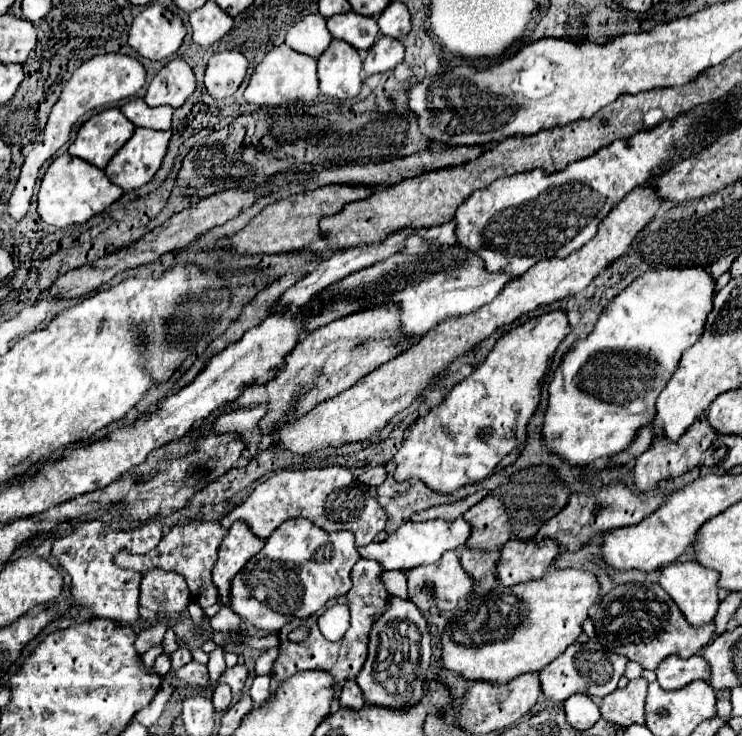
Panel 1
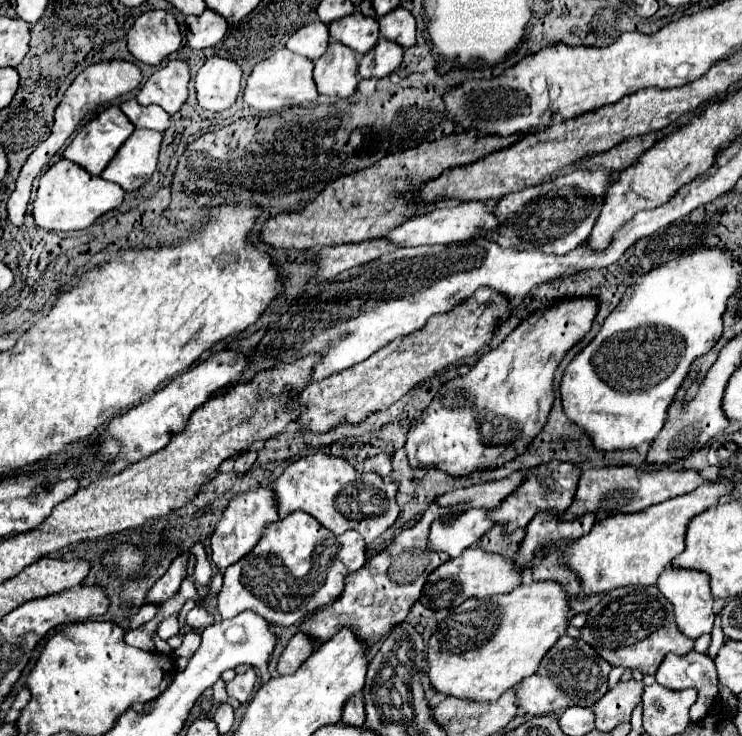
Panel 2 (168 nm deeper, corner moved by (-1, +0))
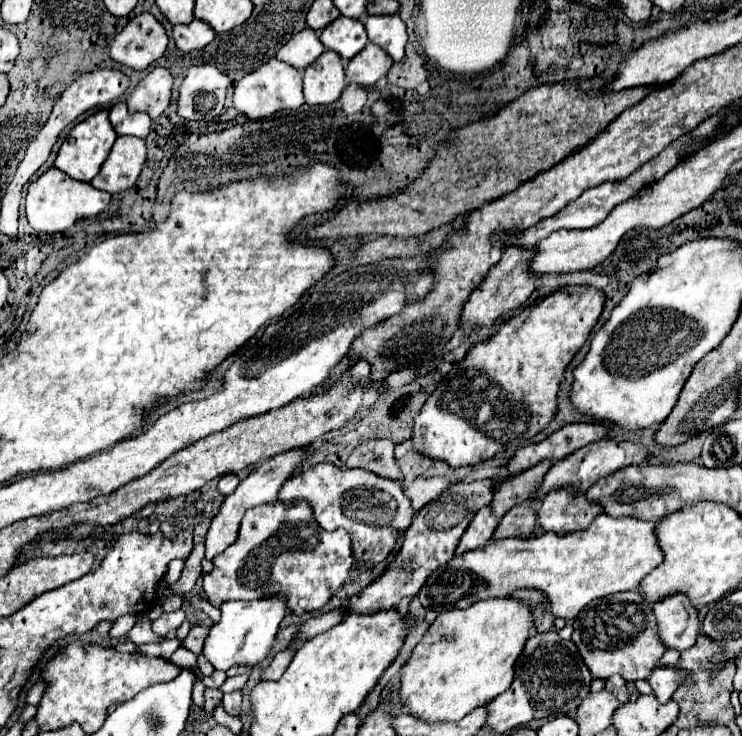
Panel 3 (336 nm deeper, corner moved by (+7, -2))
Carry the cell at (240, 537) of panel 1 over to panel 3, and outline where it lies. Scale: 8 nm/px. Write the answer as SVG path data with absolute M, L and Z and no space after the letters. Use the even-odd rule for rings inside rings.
M289 450L285 454L269 458L255 472L251 472L245 480L241 480L241 484L235 488L233 494L229 494L225 498L225 502L221 504L217 516L211 520L211 526L209 526L209 532L207 532L207 542L205 542L205 546L207 546L205 558L207 560L213 560L217 554L225 552L225 548L229 548L229 544L233 544L233 540L237 540L237 528L241 526L243 514L249 508L259 506L259 504L273 504L273 502L277 502L277 494L279 494L281 484L297 472L297 466L301 464L301 460L305 456L307 456L307 452L303 452L303 450Z

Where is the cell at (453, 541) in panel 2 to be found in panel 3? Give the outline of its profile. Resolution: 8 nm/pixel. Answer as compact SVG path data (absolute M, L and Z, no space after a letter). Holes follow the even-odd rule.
M489 506L481 508L481 510L473 516L469 528L465 530L465 536L461 536L455 554L459 556L459 554L463 554L463 552L467 552L467 550L477 550L479 546L487 544L487 542L491 540L493 530L497 528L497 524L499 524L499 518L495 518L495 516L491 514L491 508L489 508Z

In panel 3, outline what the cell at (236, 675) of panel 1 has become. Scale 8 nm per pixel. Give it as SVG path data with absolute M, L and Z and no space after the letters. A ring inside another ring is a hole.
M235 690L231 694L223 694L221 702L223 702L225 712L229 712L233 716L239 716L239 712L241 712L241 690Z

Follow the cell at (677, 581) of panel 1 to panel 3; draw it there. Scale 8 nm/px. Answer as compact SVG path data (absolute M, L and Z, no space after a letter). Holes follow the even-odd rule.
M665 596L665 600L653 604L653 612L659 624L659 638L667 648L683 652L695 644L701 622L687 596Z

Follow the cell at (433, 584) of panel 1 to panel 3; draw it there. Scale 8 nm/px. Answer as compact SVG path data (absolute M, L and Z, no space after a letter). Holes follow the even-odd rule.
M601 514L583 532L565 536L545 532L529 540L497 540L485 548L455 556L449 564L437 568L423 584L417 598L427 610L447 612L485 598L509 596L517 588L537 588L549 598L555 616L573 620L591 600L623 590L639 590L641 580L663 560L655 528L657 522L653 520L637 520L635 516L609 518ZM473 576L481 576L485 588L473 584Z

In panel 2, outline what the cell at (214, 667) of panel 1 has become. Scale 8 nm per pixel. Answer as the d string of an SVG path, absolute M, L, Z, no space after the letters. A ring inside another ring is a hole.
M219 678L215 684L213 684L213 698L219 702L219 704L229 704L229 706L233 706L233 708L239 708L239 702L235 702L233 698L229 698L227 696L227 692L225 692L225 682Z

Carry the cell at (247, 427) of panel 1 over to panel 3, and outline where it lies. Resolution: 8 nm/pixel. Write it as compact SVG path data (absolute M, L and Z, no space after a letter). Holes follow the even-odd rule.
M225 474L225 476L221 476L221 480L219 480L219 486L217 486L217 490L221 492L221 494L231 494L235 488L237 488L237 484L239 484L241 480L239 480L239 476L237 474Z

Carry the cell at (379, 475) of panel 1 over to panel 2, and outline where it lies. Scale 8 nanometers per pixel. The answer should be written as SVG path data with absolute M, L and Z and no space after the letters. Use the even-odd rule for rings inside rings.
M389 454L371 456L371 458L365 460L363 470L365 470L365 472L377 472L377 474L381 474L381 476L385 478L385 476L391 474L391 456L389 456Z

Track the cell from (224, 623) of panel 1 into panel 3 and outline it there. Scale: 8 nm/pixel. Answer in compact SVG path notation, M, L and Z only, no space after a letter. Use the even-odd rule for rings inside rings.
M175 610L171 614L163 614L161 618L157 618L153 622L153 632L155 634L169 634L171 630L177 630L181 624L185 622L185 612L183 610Z

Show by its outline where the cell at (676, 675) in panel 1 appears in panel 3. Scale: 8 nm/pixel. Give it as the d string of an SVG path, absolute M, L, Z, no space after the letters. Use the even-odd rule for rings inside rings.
M657 666L649 676L649 684L661 704L665 704L673 696L681 680L685 680L685 672L677 672L677 668L671 666Z

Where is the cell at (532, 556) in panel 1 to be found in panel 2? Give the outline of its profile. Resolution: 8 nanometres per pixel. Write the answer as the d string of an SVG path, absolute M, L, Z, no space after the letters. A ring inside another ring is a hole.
M551 510L539 512L527 526L525 540L519 548L519 566L531 566L533 564L533 552L539 548L549 548L553 542L559 540L577 540L595 524L595 514L583 514L575 520L563 520L559 514L553 514Z

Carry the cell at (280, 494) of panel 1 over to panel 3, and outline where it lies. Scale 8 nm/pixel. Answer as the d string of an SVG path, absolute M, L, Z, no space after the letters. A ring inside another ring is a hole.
M319 462L287 480L279 490L279 502L305 500L321 528L345 528L353 542L353 558L357 562L379 564L395 546L393 530L407 528L415 510L403 488L395 480L381 478L361 468L339 468L331 462Z

